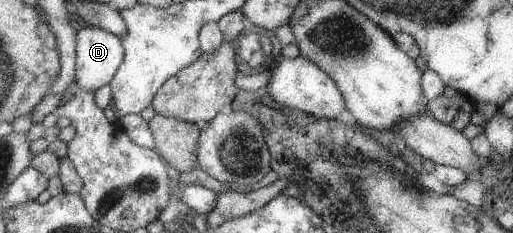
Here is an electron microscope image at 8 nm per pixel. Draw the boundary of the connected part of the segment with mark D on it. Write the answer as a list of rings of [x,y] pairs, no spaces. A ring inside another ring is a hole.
[[[88,26],[78,31],[76,82],[83,90],[105,89],[120,70],[126,47],[120,36]]]

